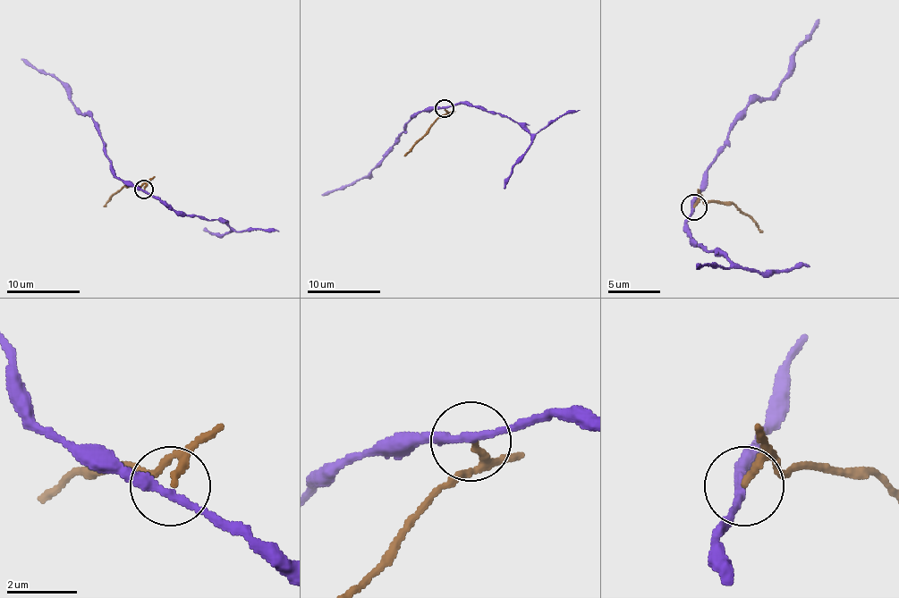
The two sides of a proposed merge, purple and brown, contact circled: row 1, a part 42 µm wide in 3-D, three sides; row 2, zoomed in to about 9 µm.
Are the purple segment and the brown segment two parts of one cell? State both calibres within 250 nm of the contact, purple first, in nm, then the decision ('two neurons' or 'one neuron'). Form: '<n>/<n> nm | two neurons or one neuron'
240/180 nm | two neurons

